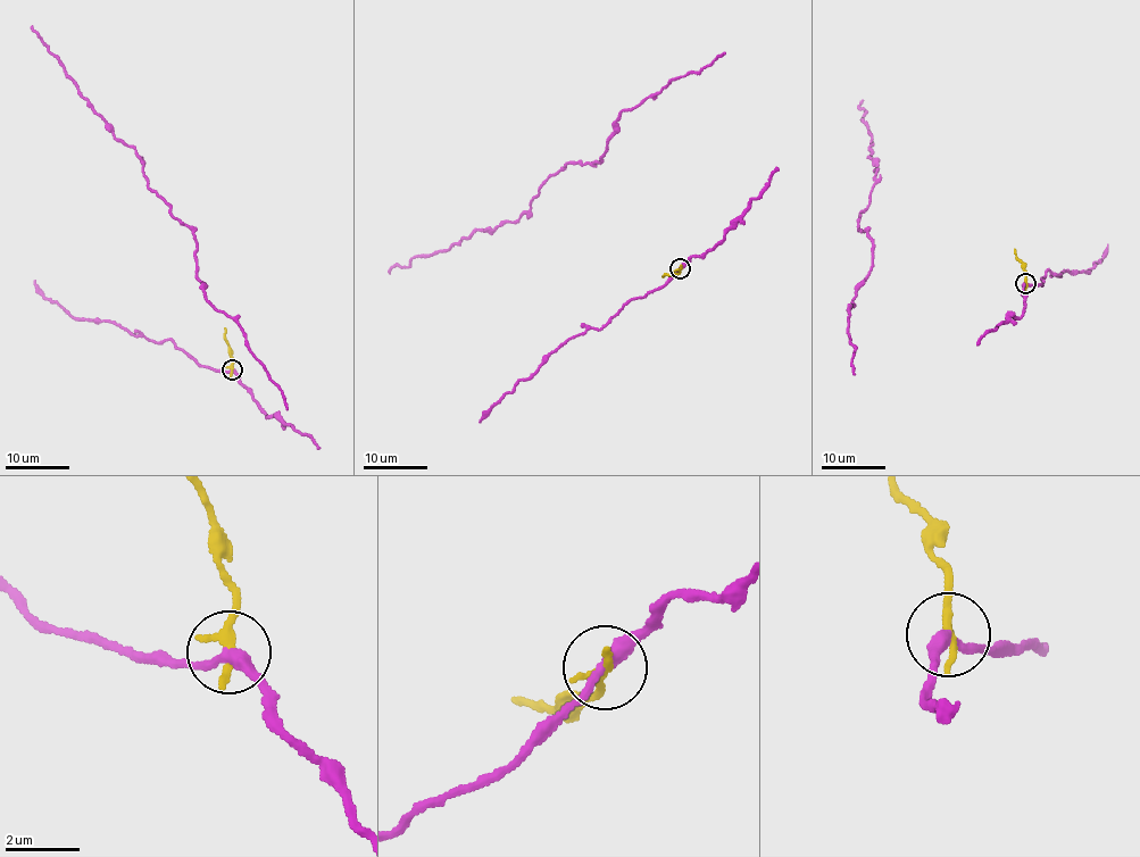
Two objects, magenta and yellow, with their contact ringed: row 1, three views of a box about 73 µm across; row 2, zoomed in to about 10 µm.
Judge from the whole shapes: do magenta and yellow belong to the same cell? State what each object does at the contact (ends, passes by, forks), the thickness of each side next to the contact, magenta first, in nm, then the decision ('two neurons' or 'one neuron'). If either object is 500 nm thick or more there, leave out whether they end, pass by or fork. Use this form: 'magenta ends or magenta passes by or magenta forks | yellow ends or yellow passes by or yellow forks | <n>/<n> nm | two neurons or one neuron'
magenta passes by | yellow ends | 300/300 nm | two neurons

